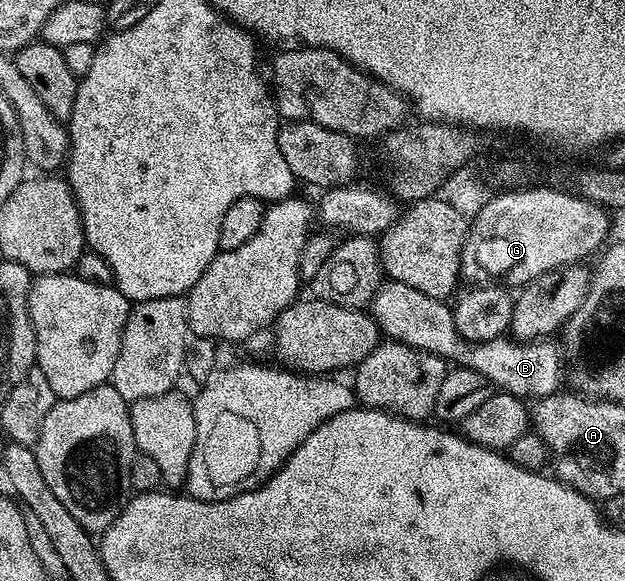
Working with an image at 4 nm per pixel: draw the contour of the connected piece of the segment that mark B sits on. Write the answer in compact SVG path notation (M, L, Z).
M396 284L397 290L397 335L396 342L411 345L420 351L448 361L450 364L475 369L491 381L497 391L506 391L526 401L536 401L548 395L558 394L561 387L562 348L548 338L518 341L502 337L482 343L468 343L459 335L453 320L453 307L444 299L427 297L411 285Z

